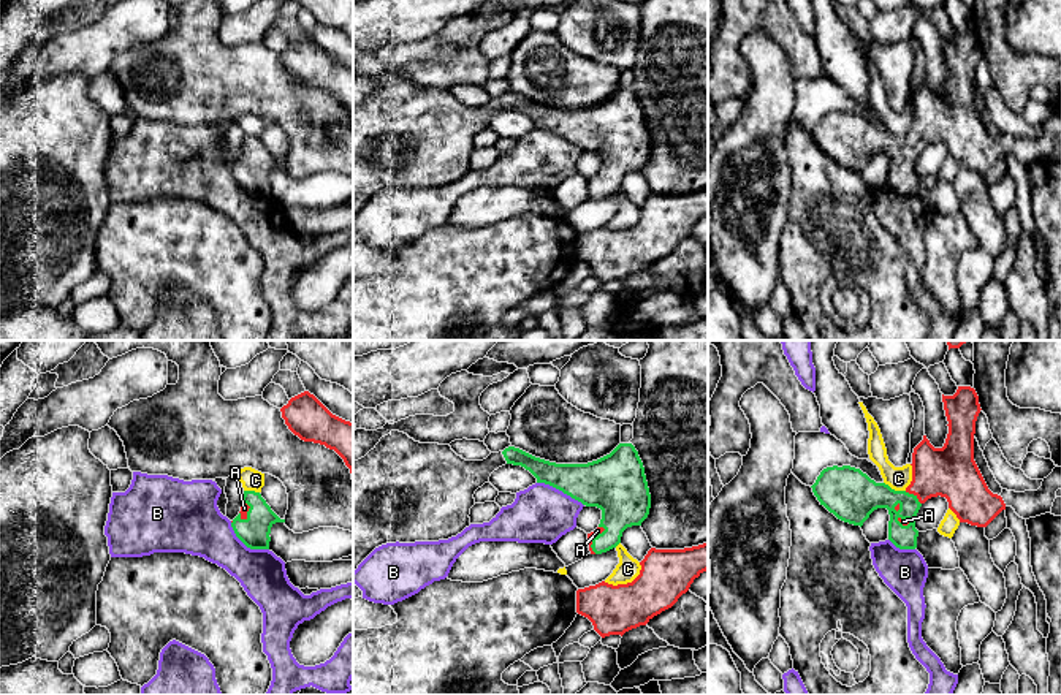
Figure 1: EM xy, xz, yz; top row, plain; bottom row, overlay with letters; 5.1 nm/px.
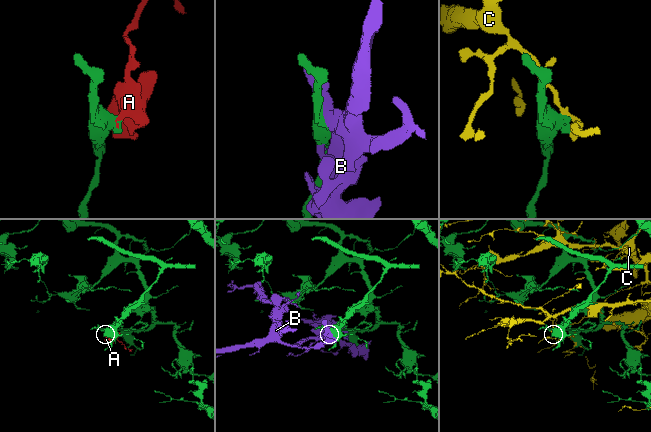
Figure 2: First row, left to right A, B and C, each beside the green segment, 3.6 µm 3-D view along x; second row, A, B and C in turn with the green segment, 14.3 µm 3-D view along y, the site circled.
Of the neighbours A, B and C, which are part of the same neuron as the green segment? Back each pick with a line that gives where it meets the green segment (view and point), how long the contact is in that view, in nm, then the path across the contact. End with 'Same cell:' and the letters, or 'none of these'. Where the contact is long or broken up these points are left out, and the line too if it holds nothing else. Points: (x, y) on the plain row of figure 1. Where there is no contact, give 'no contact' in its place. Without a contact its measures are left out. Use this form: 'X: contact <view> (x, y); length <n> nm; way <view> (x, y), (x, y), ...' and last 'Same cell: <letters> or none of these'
A: contact xz (593, 184); length 150 nm; way xz (624, 146), (616, 163), (593, 184), (597, 176)
Same cell: A

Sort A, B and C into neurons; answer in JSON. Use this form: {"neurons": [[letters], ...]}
{"neurons": [["A"], ["B"], ["C"]]}

